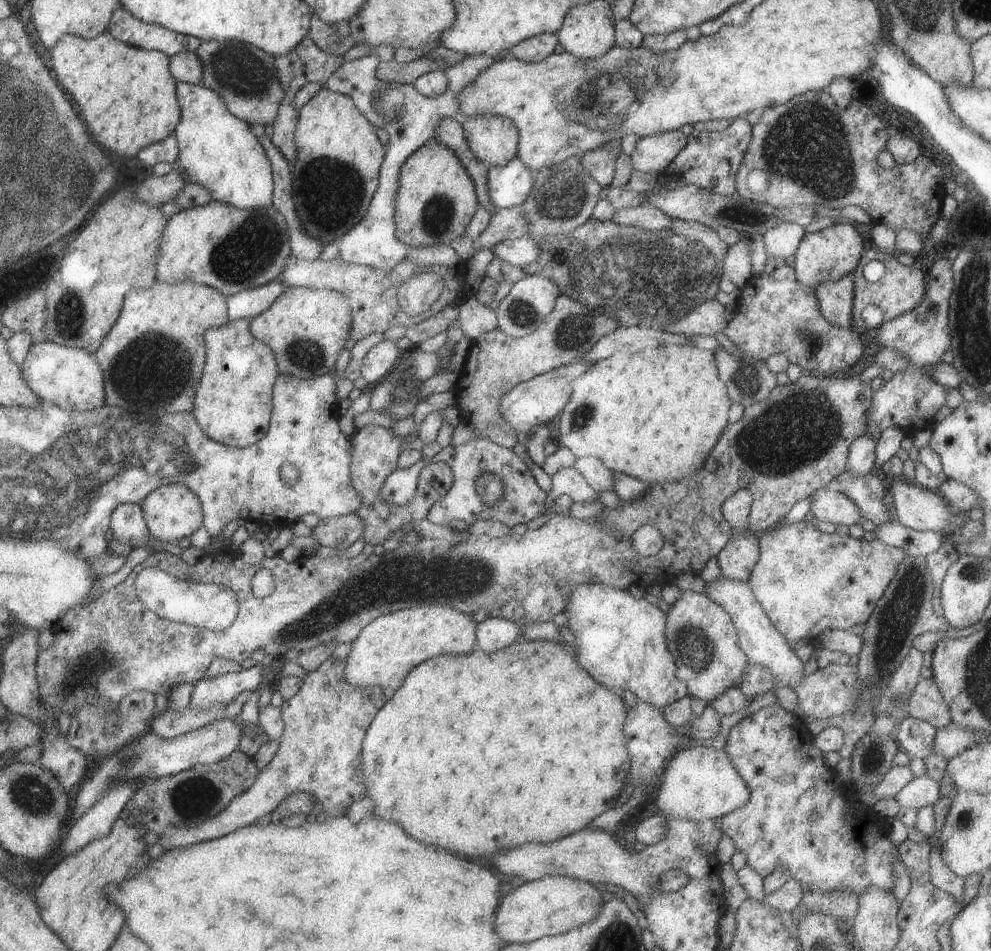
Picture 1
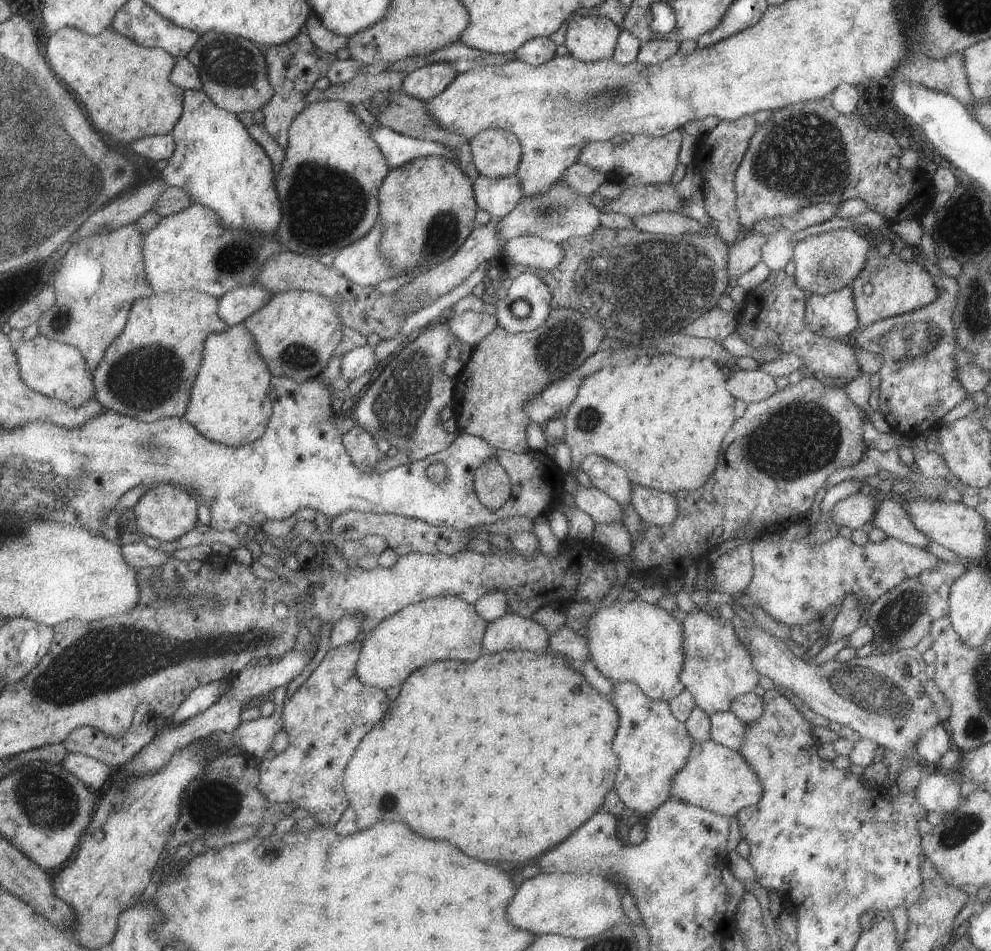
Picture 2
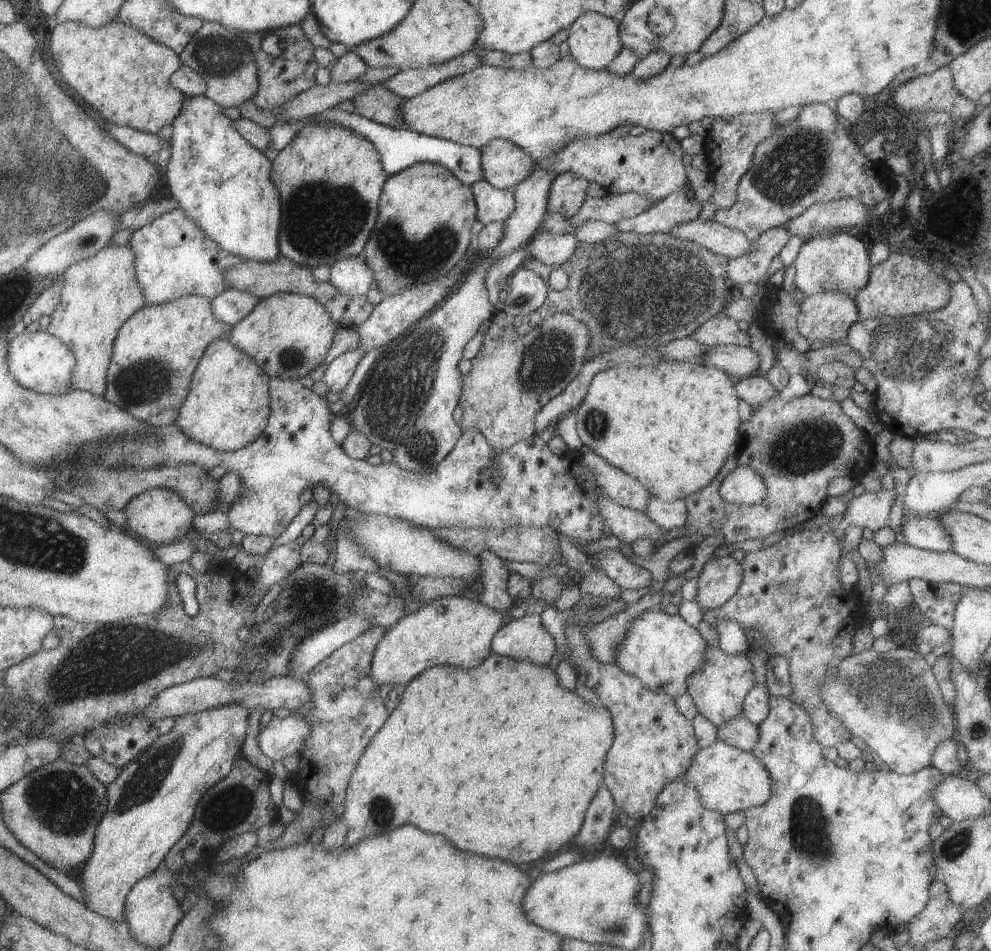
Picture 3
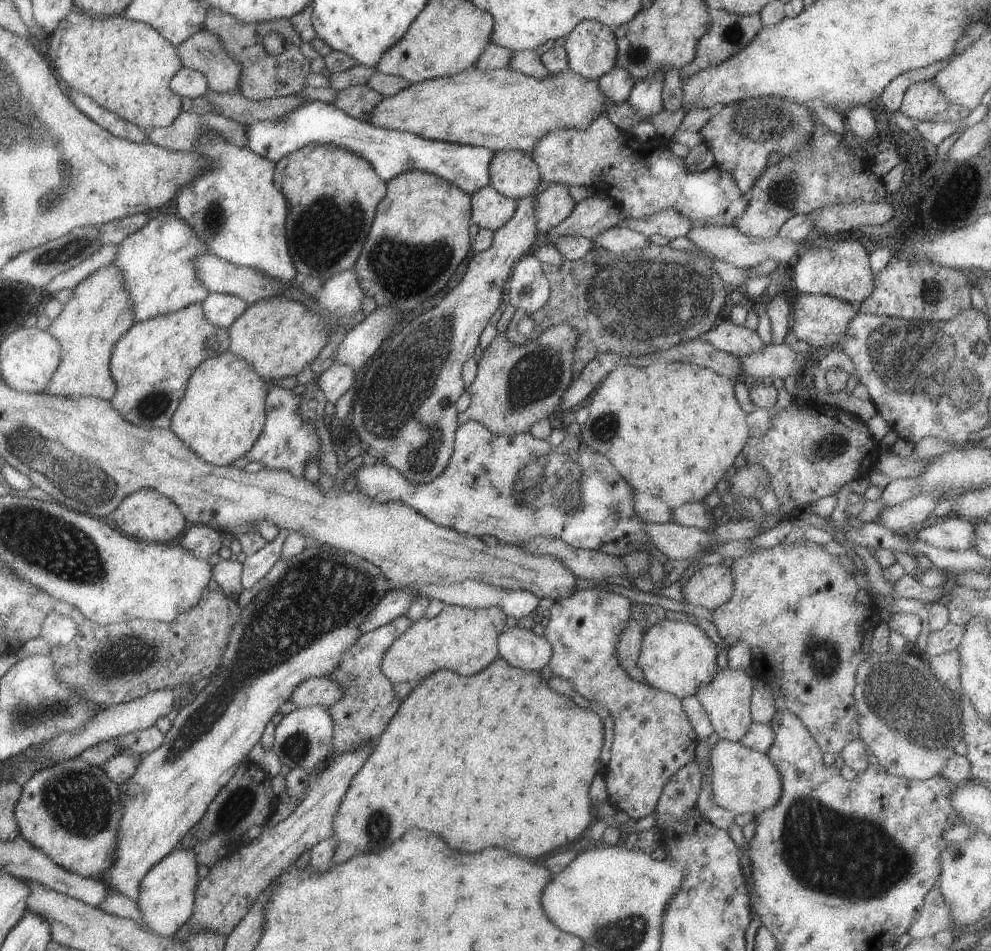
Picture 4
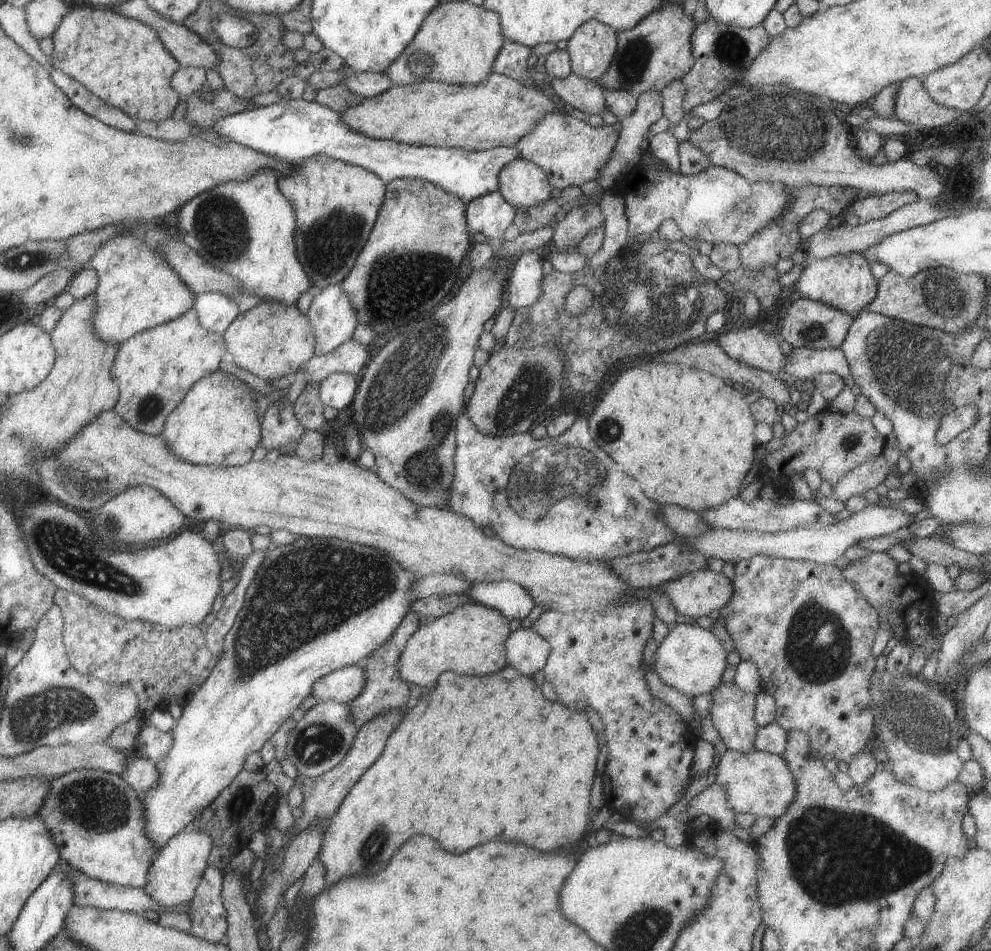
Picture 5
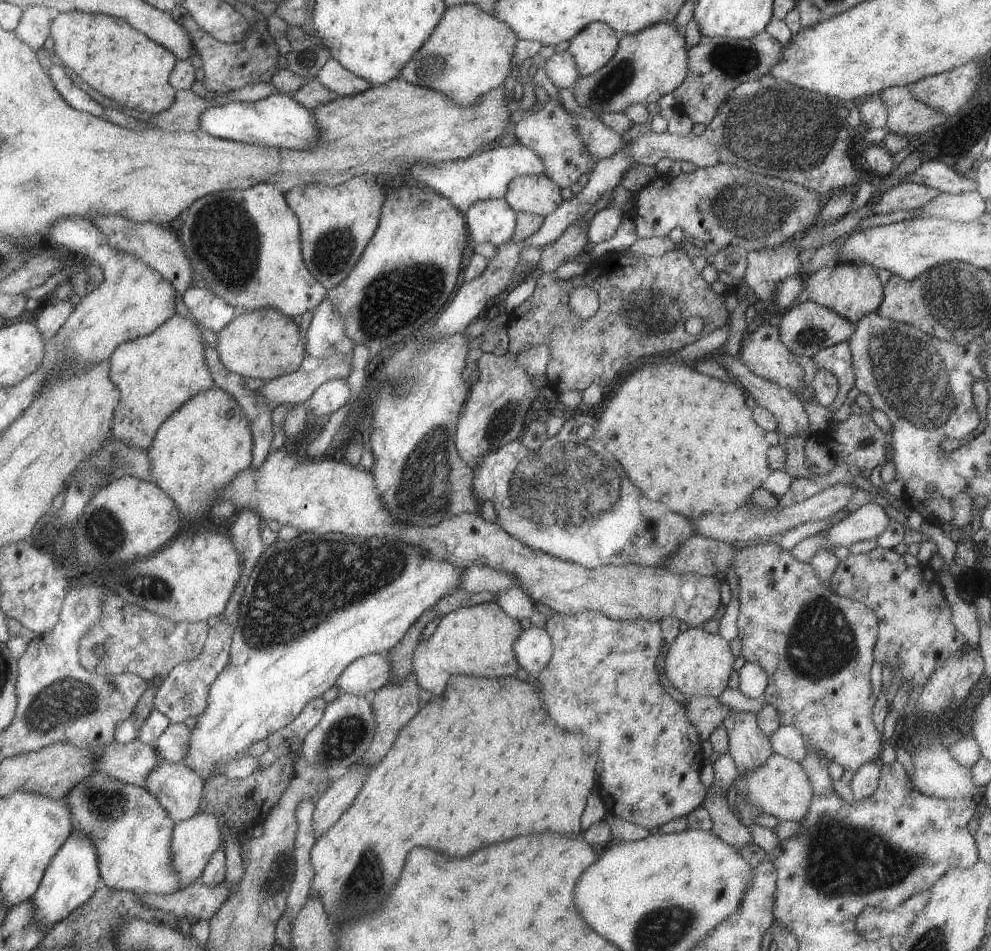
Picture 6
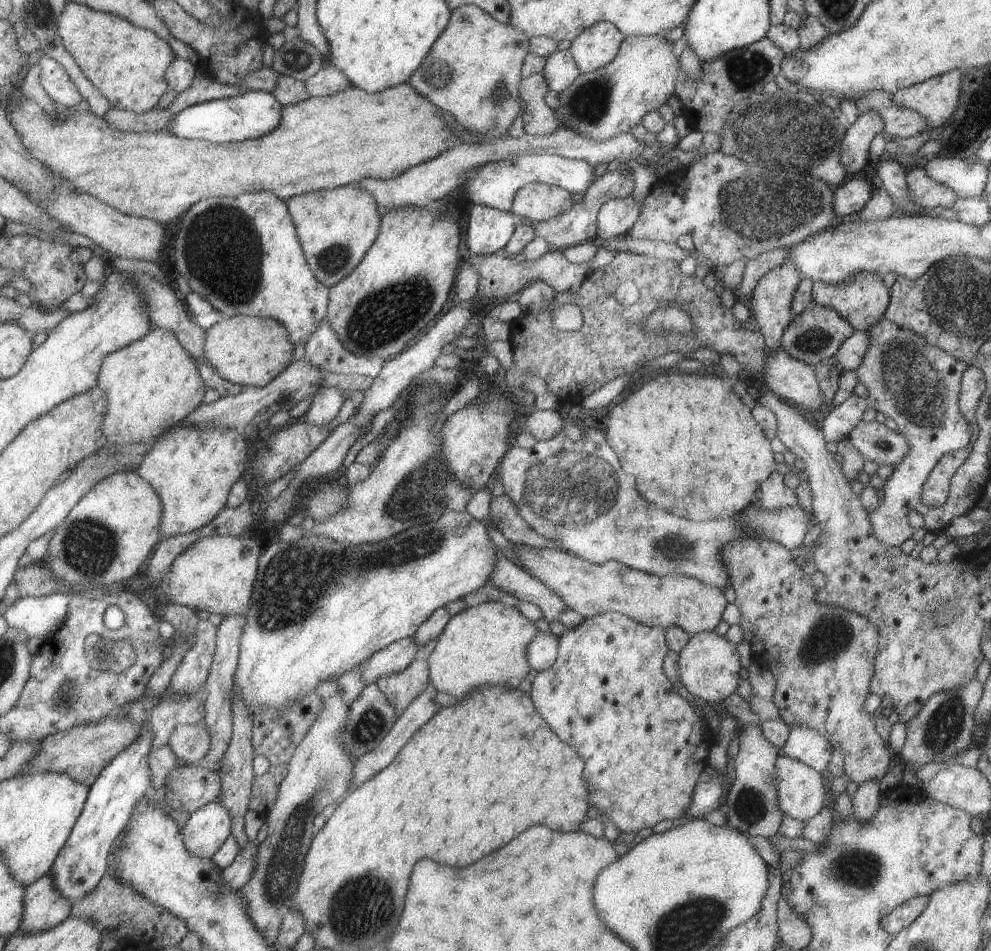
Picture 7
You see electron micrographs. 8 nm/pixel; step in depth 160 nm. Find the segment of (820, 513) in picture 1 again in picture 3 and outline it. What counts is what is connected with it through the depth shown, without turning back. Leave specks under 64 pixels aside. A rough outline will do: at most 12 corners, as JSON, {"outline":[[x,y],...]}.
{"outline":[[893,489],[852,497],[839,526],[887,526]]}

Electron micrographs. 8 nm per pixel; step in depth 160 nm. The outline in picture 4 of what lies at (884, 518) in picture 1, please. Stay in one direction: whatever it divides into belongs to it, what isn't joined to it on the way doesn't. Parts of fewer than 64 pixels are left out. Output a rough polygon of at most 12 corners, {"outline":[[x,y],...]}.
{"outline":[[948,515],[912,533],[917,540],[965,550],[975,542],[973,521]]}

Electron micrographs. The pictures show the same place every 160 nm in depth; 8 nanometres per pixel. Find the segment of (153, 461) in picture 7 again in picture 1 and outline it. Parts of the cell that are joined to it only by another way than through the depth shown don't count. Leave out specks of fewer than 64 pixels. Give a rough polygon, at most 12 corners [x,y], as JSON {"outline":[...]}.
{"outline":[[249,318],[204,333],[191,414],[246,448],[267,433],[279,374]]}

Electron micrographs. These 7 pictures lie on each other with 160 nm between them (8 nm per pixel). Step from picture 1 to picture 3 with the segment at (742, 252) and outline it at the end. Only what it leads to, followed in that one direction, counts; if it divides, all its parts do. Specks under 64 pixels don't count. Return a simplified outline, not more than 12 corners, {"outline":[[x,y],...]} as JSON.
{"outline":[[787,226],[762,232],[728,259],[731,287],[758,283],[789,240]]}

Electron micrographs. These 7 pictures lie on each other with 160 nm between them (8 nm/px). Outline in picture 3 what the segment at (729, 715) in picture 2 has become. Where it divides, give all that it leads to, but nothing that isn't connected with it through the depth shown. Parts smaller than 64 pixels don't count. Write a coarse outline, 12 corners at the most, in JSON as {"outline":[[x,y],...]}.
{"outline":[[739,715],[716,726],[716,738],[750,751],[758,728]]}

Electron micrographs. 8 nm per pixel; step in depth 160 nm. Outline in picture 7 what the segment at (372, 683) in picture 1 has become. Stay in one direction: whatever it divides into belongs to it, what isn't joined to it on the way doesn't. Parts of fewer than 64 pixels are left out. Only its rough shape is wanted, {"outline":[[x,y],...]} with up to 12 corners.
{"outline":[[486,601],[455,614],[427,656],[455,698],[526,678],[535,622]]}

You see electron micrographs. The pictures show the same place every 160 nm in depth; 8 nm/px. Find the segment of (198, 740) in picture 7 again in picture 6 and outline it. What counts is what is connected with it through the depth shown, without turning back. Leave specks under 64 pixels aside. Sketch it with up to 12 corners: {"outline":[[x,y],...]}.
{"outline":[[170,723],[151,747],[159,761],[180,763],[191,730]]}

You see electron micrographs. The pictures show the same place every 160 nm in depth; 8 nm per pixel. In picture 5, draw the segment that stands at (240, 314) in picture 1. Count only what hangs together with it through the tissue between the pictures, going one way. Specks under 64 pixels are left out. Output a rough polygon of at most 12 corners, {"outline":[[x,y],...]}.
{"outline":[[216,291],[195,294],[199,325],[222,334],[239,314]]}

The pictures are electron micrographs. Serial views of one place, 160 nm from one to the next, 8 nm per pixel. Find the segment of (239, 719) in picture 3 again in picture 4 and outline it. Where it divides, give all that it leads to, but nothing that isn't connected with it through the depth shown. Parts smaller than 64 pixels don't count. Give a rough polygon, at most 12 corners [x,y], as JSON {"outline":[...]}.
{"outline":[[351,552],[278,559],[211,680],[117,786],[98,879],[136,902],[301,682],[391,591]]}

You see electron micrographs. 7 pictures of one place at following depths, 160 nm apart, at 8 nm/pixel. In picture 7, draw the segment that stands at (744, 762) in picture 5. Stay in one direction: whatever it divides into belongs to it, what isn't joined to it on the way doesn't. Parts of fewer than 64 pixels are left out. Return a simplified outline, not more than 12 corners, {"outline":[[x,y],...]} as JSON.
{"outline":[[775,760],[777,806],[806,823],[818,814],[827,788],[813,768]]}

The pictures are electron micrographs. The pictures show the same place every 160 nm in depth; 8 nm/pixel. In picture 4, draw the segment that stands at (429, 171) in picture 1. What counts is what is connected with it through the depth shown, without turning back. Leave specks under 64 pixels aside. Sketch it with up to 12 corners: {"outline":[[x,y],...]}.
{"outline":[[434,174],[386,181],[354,267],[404,315],[471,248],[470,196]]}

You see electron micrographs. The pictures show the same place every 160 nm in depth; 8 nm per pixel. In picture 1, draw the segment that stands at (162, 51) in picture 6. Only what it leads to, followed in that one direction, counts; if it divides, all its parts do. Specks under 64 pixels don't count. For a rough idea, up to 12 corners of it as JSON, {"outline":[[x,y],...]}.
{"outline":[[63,34],[55,80],[125,158],[181,115],[166,54]]}

